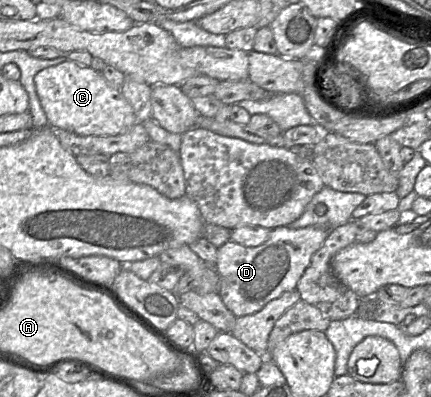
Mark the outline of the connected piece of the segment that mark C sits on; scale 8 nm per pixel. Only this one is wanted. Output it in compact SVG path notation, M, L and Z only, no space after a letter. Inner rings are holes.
M66 59L64 62L42 69L35 77L35 88L48 124L53 129L63 129L81 136L114 136L127 131L137 123L130 103L124 98L120 89L112 87L101 72L90 66L82 66Z

